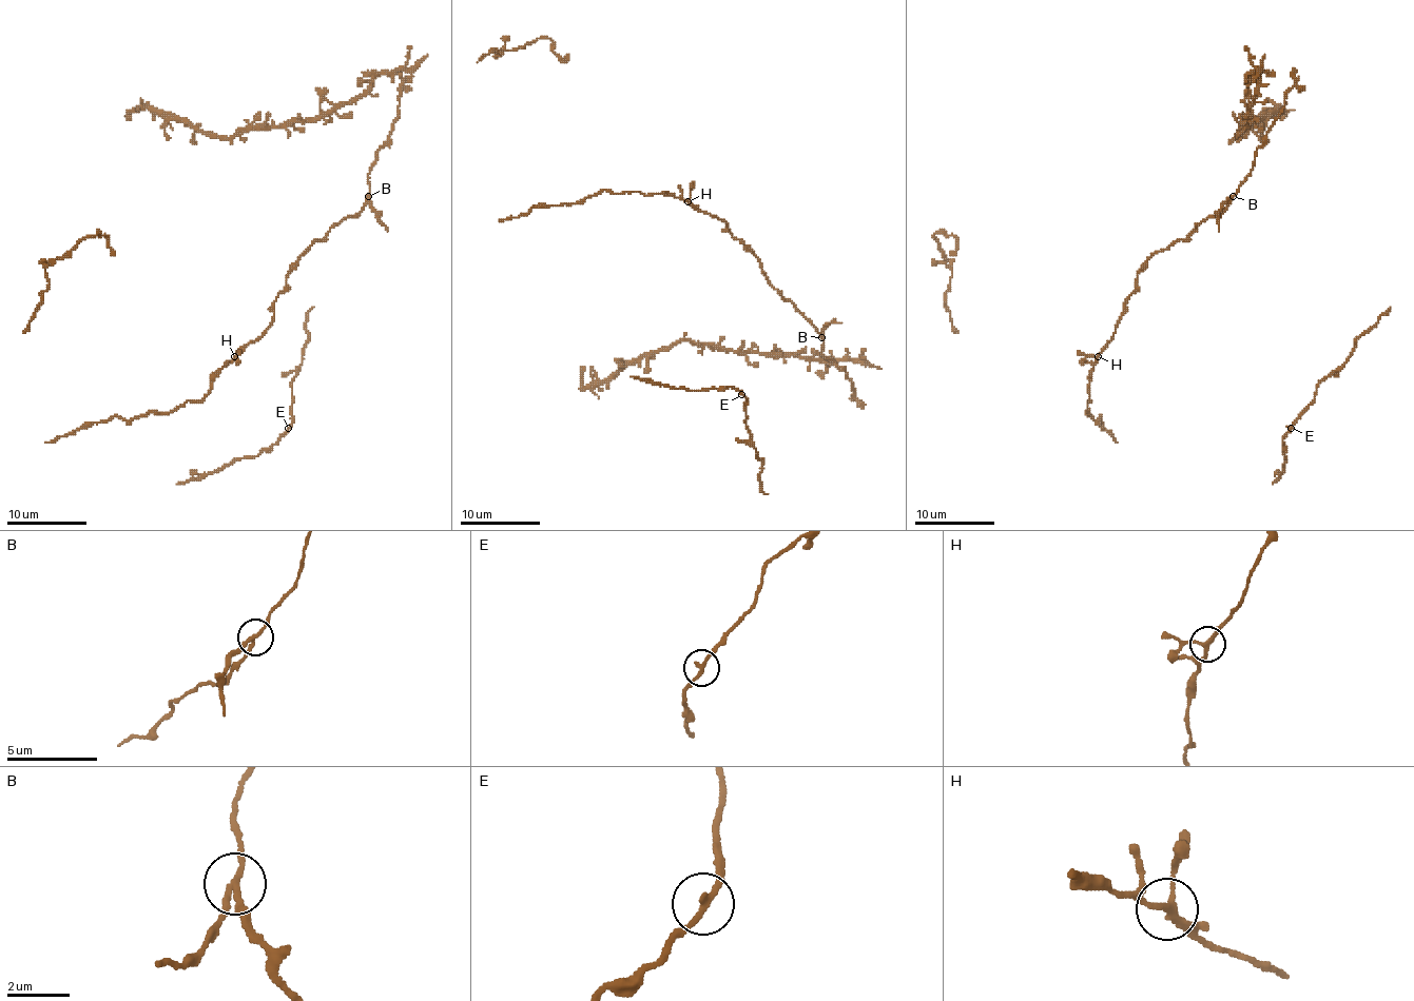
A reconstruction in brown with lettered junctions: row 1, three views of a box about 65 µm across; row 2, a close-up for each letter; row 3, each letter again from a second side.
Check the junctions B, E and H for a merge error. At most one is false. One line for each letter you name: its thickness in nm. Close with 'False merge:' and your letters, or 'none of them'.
B: 180 nm thick
False merge: B

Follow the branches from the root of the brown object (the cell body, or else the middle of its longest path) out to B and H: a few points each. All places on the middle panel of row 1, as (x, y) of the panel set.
B: (746, 248), (759, 261), (770, 282), (821, 336)
H: (746, 248), (728, 231), (728, 226), (722, 219), (698, 212), (688, 201)

